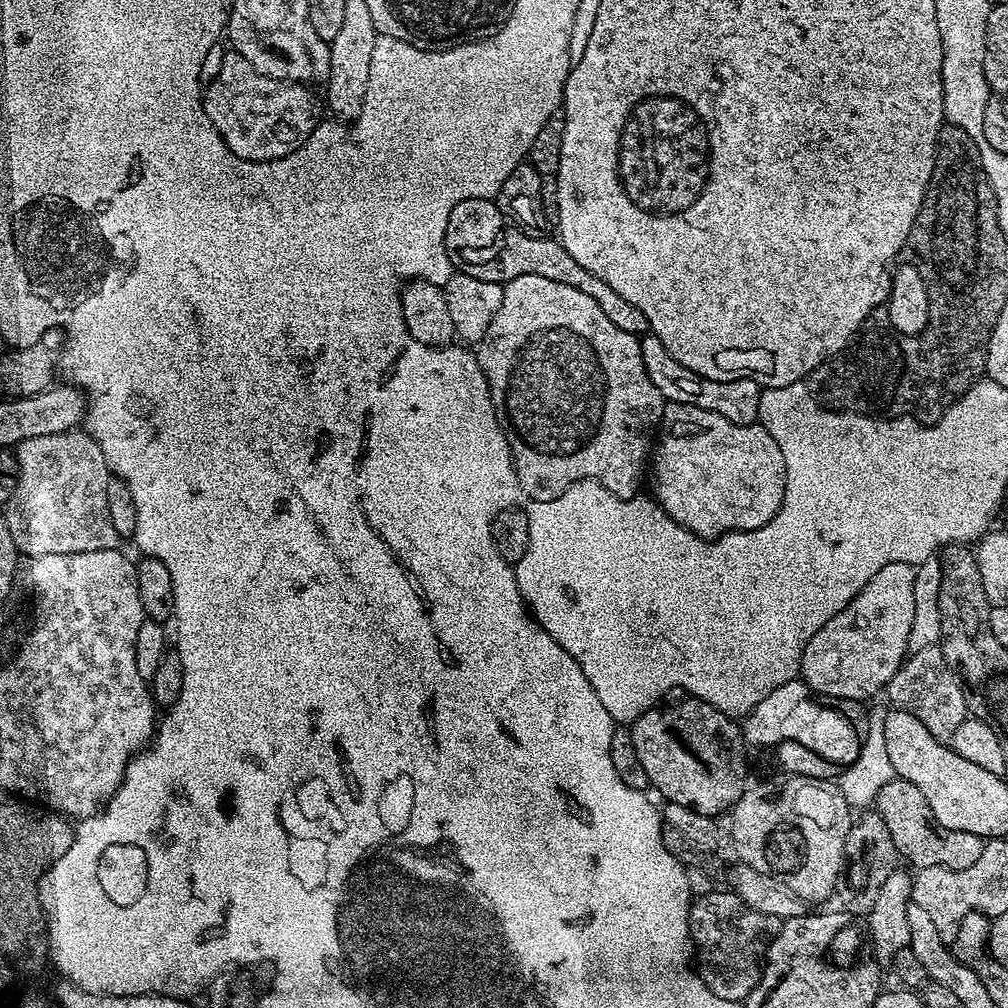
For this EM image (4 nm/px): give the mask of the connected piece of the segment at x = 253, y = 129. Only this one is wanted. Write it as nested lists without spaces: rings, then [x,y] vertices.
[[[228,50],[218,78],[207,81],[202,95],[206,114],[225,146],[243,160],[266,162],[291,158],[294,150],[322,123],[322,100],[312,92],[315,91],[311,87],[258,74],[242,54]]]

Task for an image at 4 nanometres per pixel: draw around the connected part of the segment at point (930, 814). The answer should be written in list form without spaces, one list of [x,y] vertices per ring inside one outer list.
[[[899,778],[886,782],[886,786],[878,790],[874,810],[882,818],[882,822],[886,822],[886,830],[890,830],[890,838],[894,838],[897,853],[901,857],[908,856],[916,870],[930,866],[966,870],[966,866],[974,866],[974,862],[978,862],[986,843],[983,836],[966,834],[966,830],[950,830],[937,822],[934,810],[930,810],[930,802],[922,798],[922,790],[918,790],[914,782]]]

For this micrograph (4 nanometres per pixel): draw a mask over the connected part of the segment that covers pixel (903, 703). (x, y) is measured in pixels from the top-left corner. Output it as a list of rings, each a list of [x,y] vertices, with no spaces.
[[[939,646],[912,652],[896,671],[894,678],[890,678],[887,696],[887,703],[891,707],[906,710],[906,714],[918,718],[918,722],[922,722],[922,726],[926,726],[934,738],[945,742],[951,741],[954,730],[958,730],[958,726],[962,726],[969,715],[968,704],[964,700],[964,687],[950,670]]]

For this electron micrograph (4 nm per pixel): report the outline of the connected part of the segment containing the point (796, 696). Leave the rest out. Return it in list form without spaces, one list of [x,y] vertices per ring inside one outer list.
[[[797,678],[778,686],[771,694],[766,694],[754,710],[743,717],[742,731],[745,745],[756,748],[775,749],[784,740],[801,743],[814,753],[830,762],[847,766],[855,762],[860,753],[862,739],[855,733],[854,726],[838,709],[828,707],[814,695],[803,679]]]

